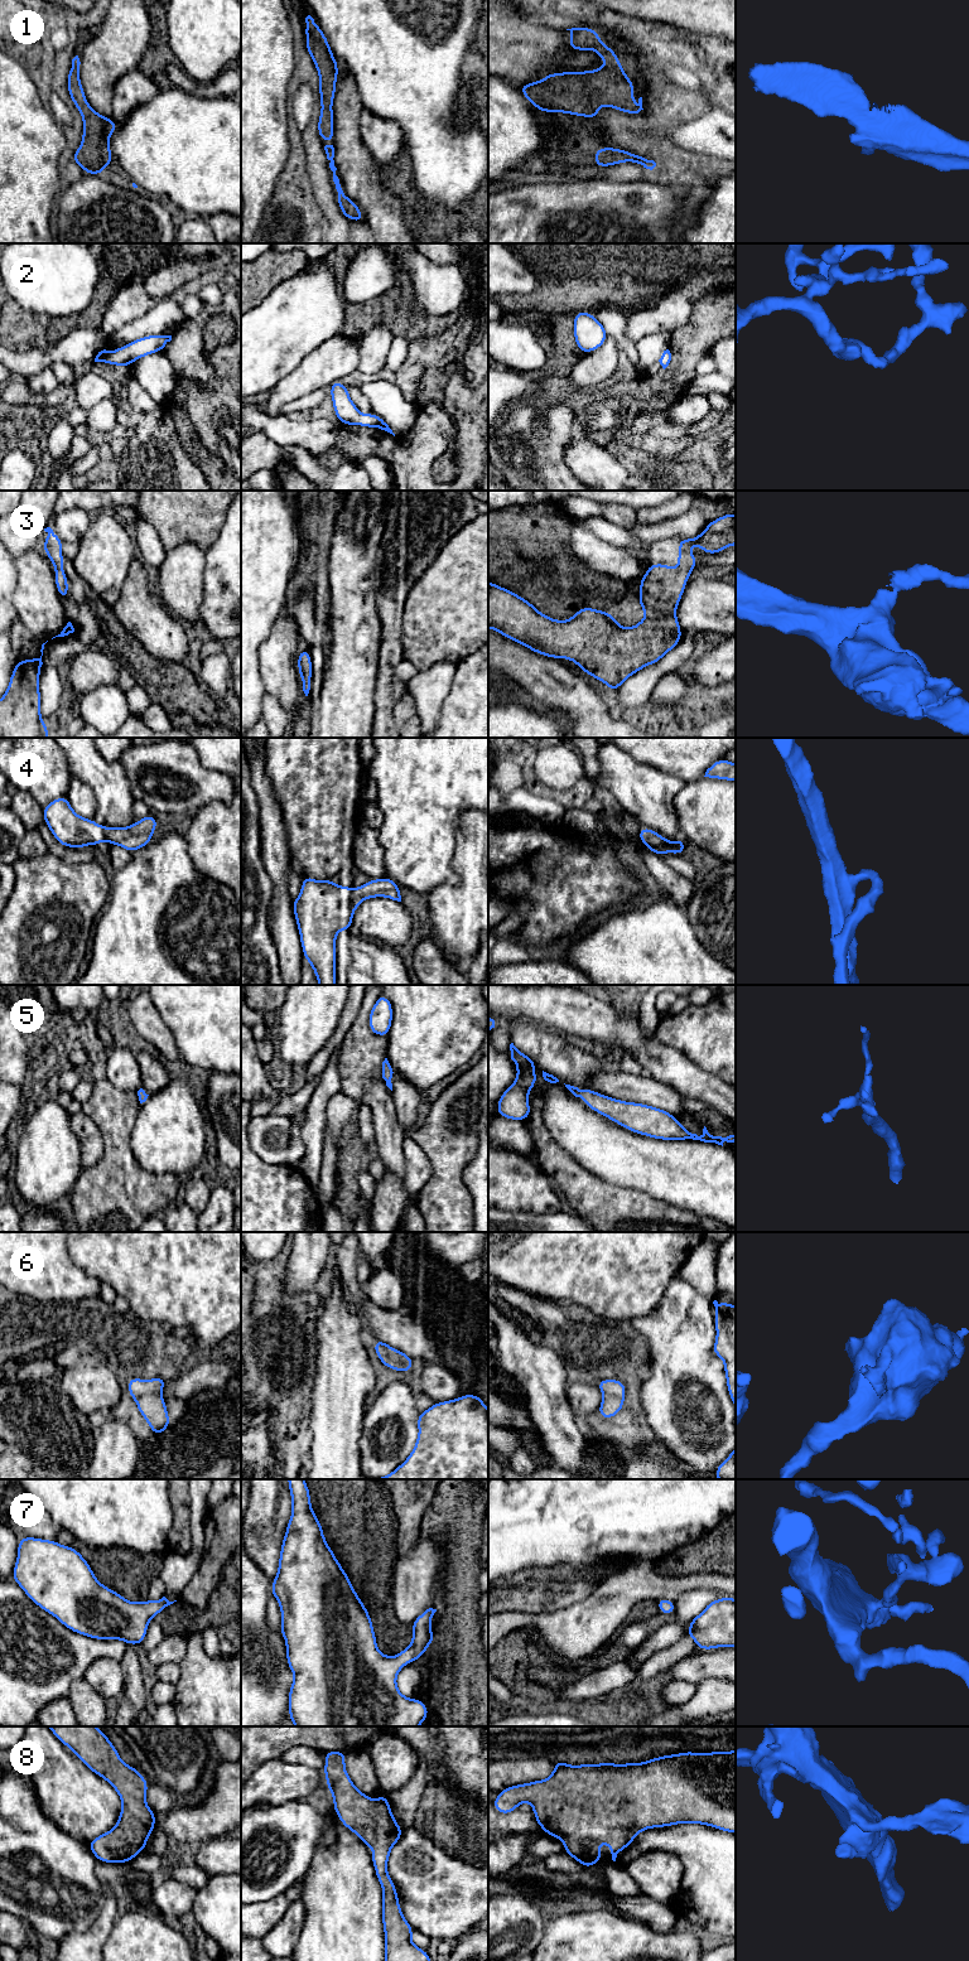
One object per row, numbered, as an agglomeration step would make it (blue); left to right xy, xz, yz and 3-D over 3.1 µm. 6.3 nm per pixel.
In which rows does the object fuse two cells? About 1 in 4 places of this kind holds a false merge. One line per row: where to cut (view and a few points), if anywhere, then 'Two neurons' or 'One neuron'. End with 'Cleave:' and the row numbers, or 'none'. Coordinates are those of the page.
1: No split. One neuron
2: No split. One neuron
3: No split. One neuron
4: No split. One neuron
5: No split. One neuron
6: No split. One neuron
7: No split. One neuron
8: No split. One neuron
Cleave: none

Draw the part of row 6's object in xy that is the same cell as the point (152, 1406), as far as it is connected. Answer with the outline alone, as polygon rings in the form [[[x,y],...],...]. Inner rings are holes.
[[[132,1377],[127,1381],[129,1394],[135,1400],[138,1410],[148,1421],[149,1428],[154,1431],[155,1438],[170,1428],[165,1400],[160,1395],[167,1382],[167,1378],[160,1377],[151,1380]]]

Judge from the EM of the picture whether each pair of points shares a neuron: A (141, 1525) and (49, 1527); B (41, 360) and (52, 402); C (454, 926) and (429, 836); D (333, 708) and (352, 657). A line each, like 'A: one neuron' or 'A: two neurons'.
A: two neurons
B: two neurons
C: two neurons
D: one neuron

